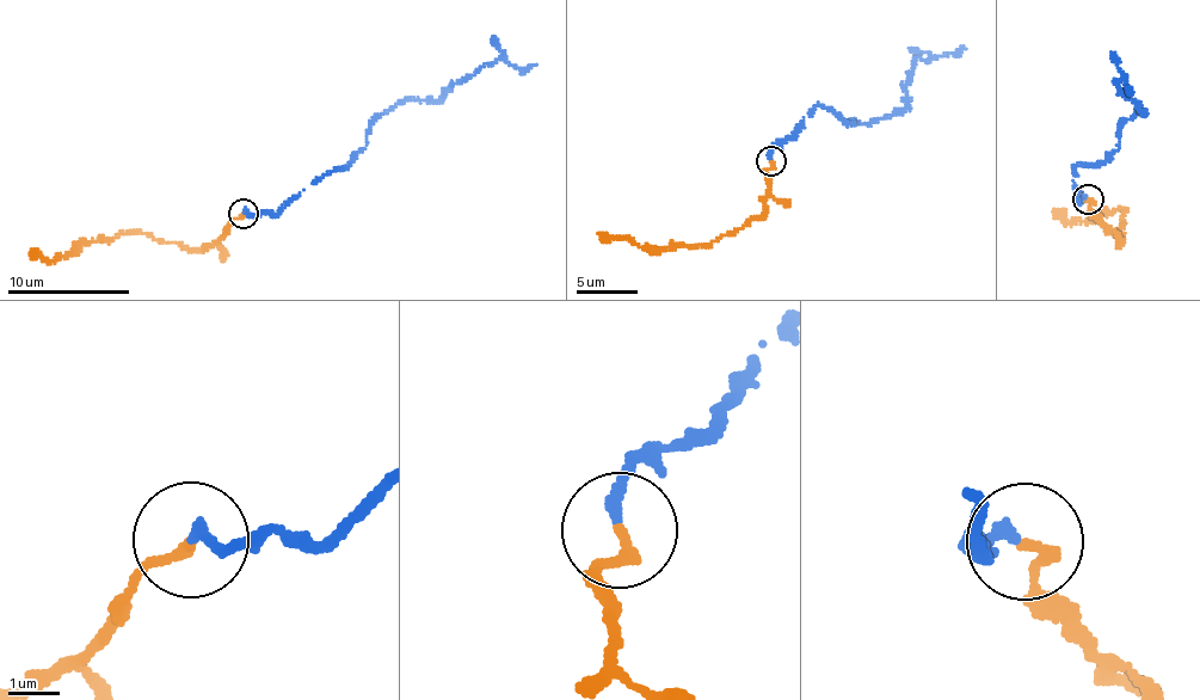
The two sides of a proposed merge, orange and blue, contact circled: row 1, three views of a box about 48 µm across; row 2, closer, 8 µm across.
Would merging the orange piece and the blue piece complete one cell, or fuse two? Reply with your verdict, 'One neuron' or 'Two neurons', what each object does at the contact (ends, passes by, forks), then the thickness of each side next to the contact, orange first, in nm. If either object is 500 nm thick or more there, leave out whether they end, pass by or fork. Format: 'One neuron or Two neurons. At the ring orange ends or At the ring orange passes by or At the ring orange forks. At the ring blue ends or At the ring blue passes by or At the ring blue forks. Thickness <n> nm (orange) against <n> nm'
One neuron. At the ring orange ends. At the ring blue ends. Thickness 240 nm (orange) against 220 nm

